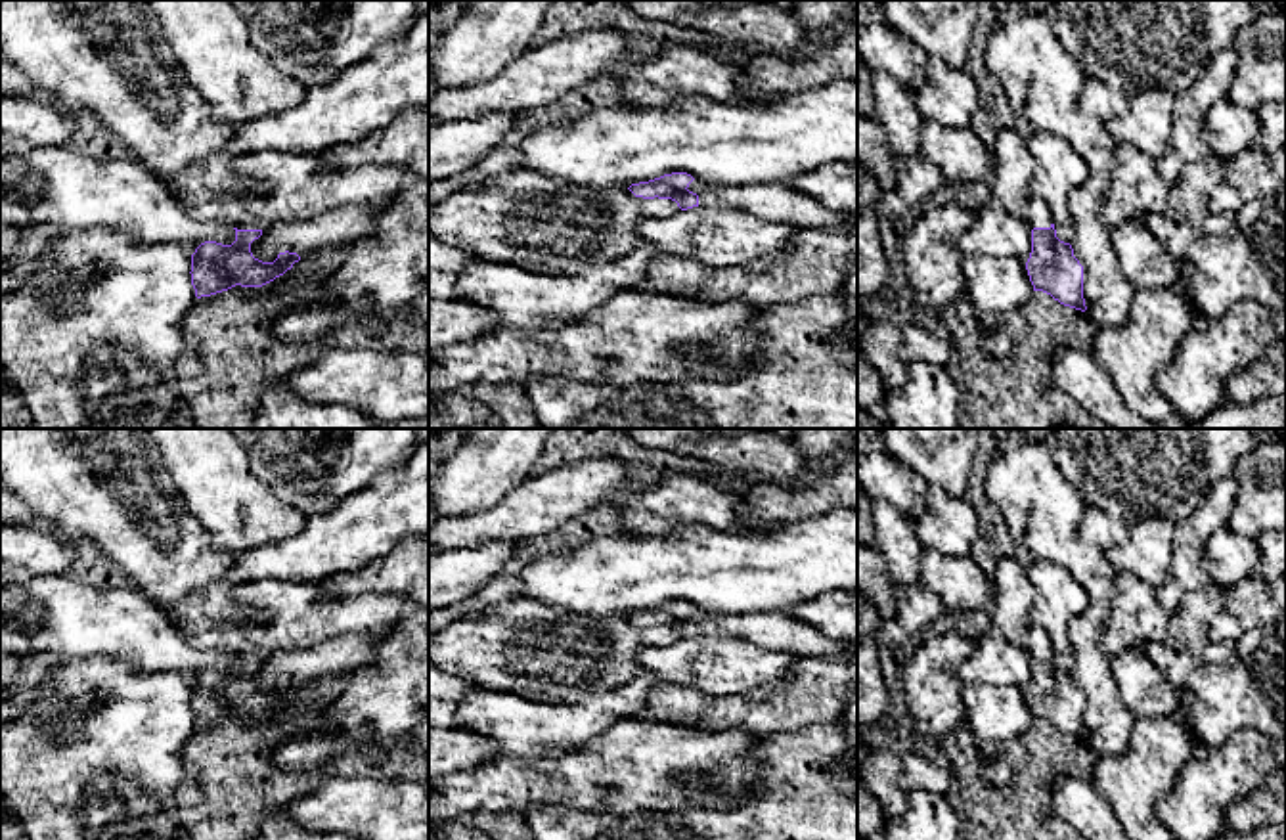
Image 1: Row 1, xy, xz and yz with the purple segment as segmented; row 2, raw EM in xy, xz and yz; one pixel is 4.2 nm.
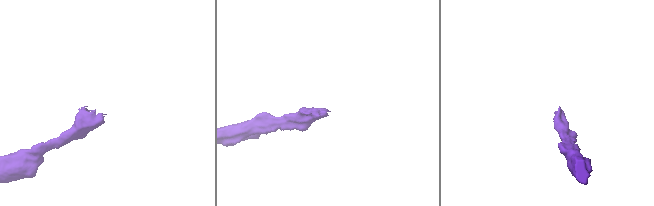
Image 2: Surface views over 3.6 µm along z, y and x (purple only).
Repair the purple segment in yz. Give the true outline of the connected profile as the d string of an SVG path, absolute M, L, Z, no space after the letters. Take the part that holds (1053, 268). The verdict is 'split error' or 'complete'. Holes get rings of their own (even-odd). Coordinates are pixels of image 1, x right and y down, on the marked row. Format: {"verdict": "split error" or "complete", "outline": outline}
{"verdict": "split error", "outline": "M1026 124L999 130L989 155L991 201L1031 228L1026 270L1033 291L1085 312L1083 266L1074 256L1072 245L1056 237L1047 203L1035 199L1030 189L1035 161L1028 149Z"}

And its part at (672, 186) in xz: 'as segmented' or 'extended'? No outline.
extended

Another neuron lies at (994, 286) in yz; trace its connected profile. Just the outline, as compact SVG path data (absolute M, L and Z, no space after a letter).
M964 256L964 295L980 312L997 314L1024 306L1033 293L1026 262L1018 258Z

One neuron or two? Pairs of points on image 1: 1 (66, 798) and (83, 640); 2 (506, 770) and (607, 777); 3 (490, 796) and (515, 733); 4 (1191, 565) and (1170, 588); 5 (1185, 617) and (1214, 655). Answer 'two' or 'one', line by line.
1: two
2: one
3: two
4: one
5: one

